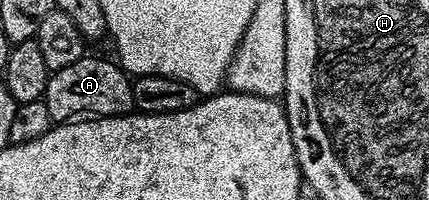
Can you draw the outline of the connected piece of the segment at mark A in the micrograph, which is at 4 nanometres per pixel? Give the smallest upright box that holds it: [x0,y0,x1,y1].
[43,55,134,123]

